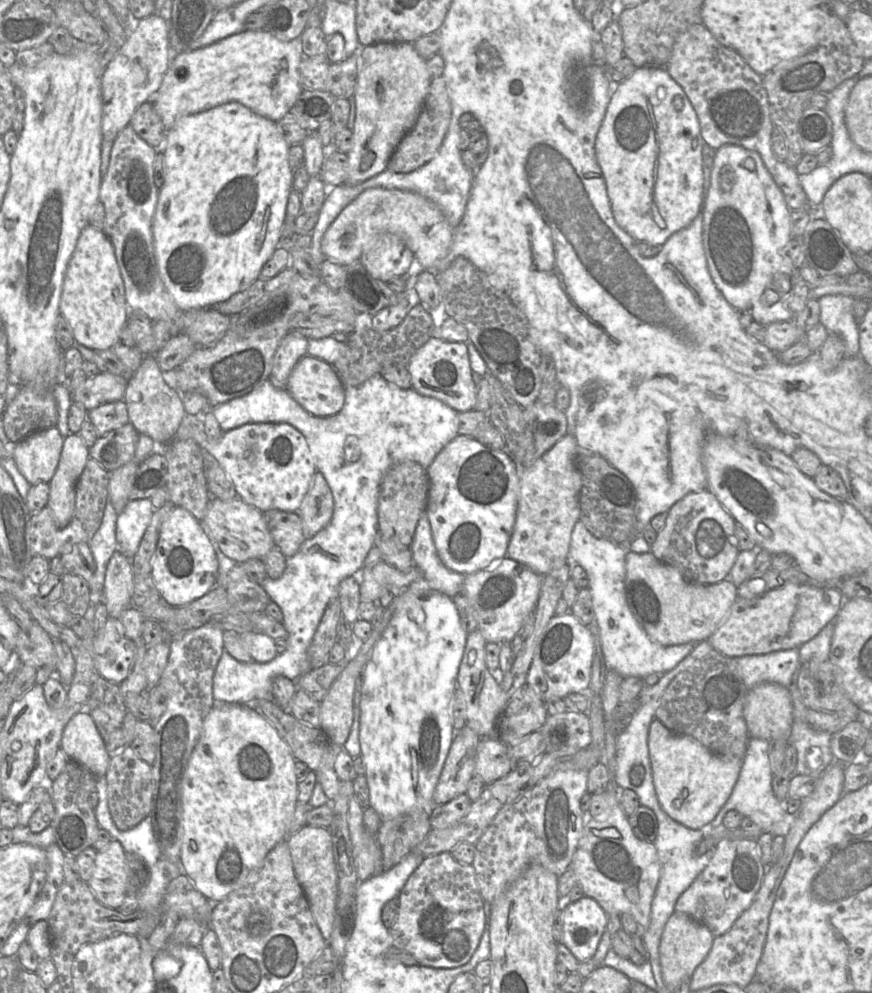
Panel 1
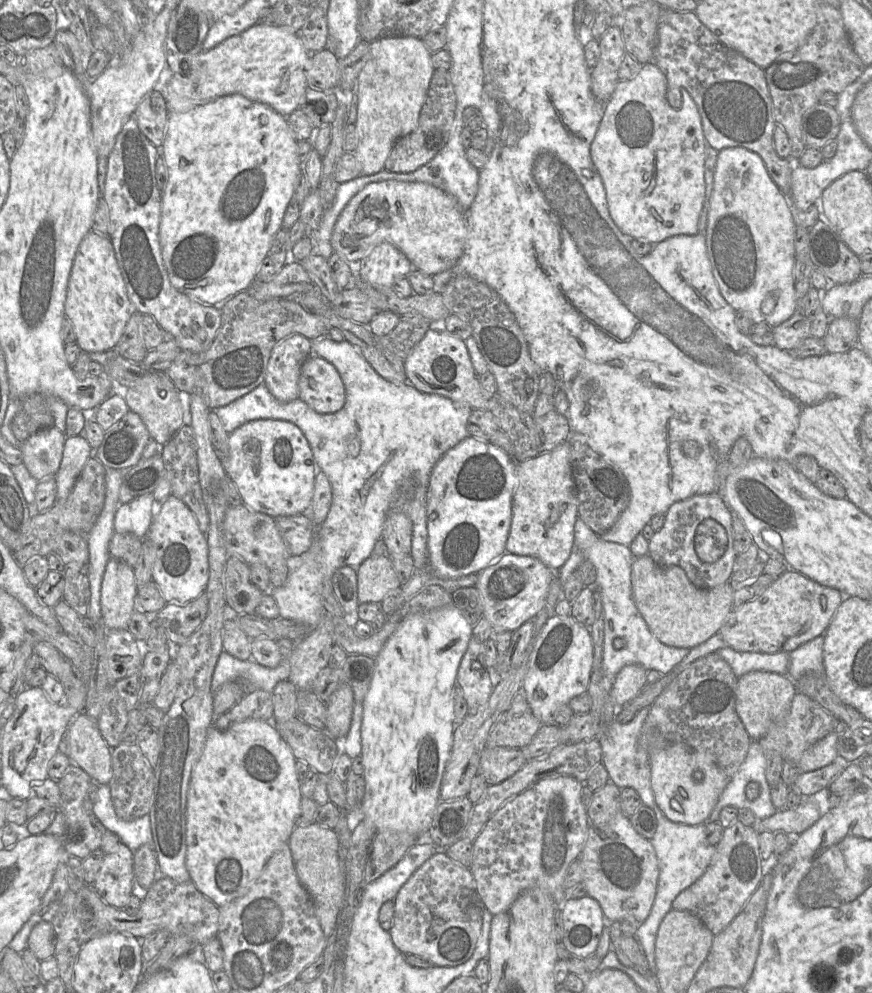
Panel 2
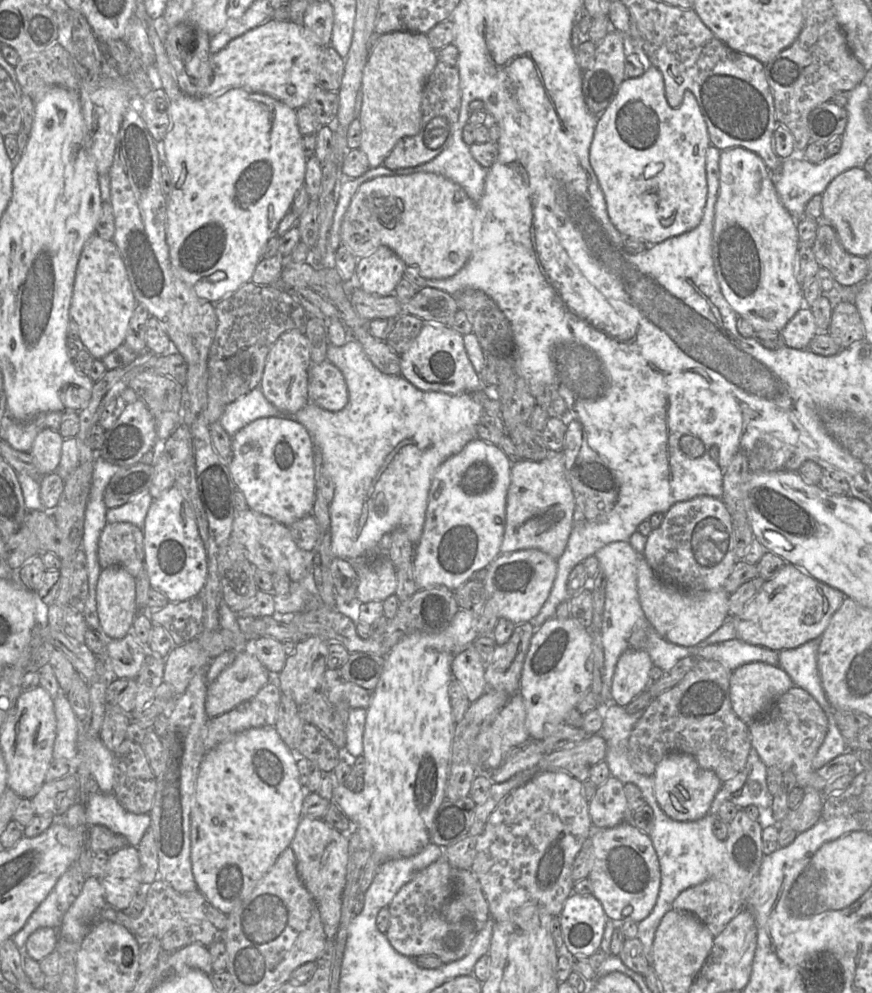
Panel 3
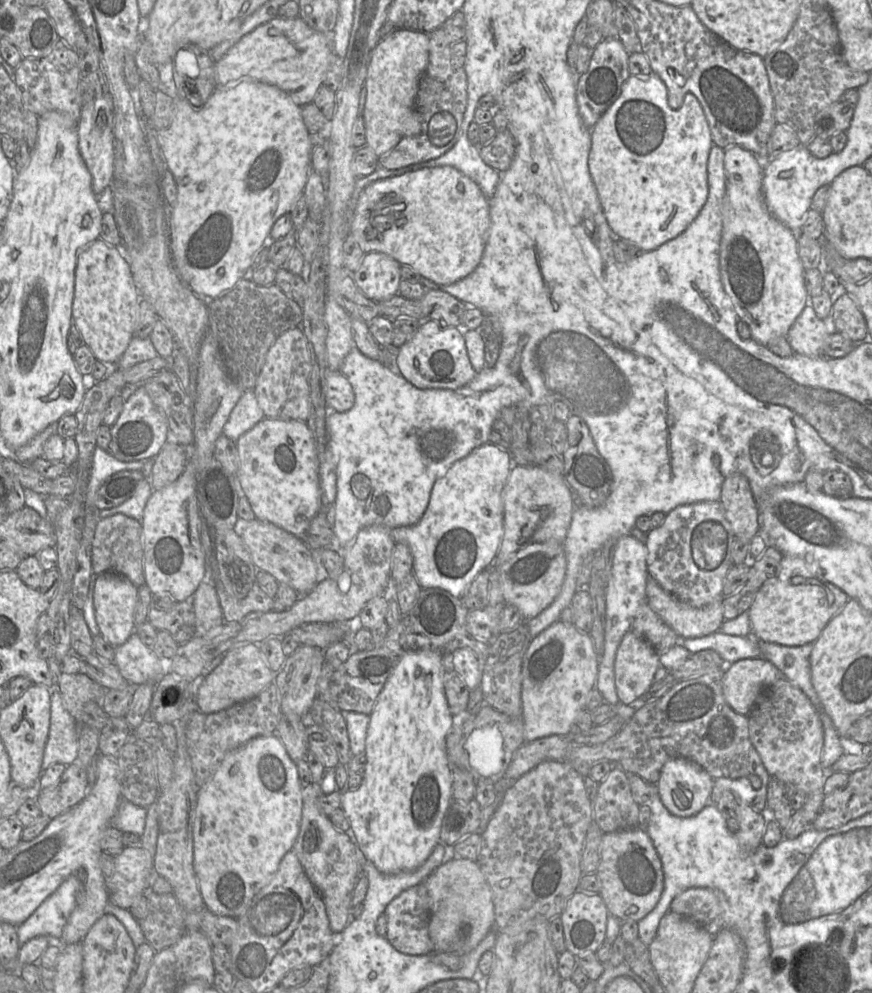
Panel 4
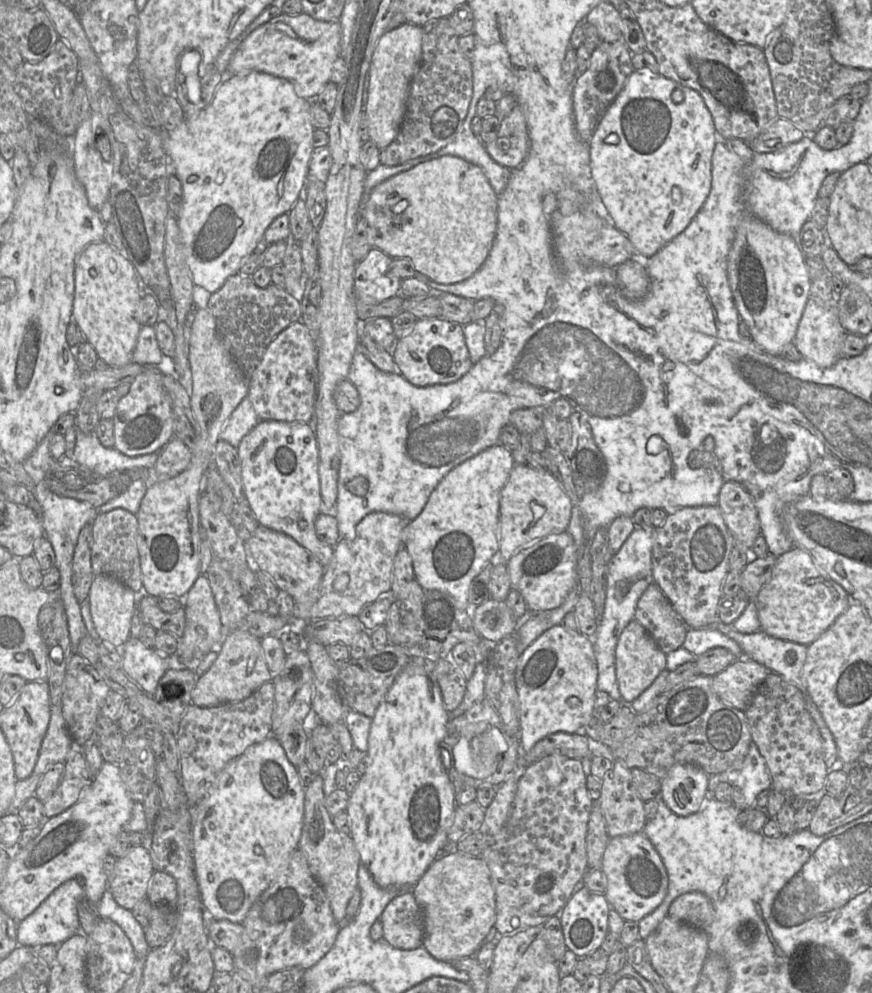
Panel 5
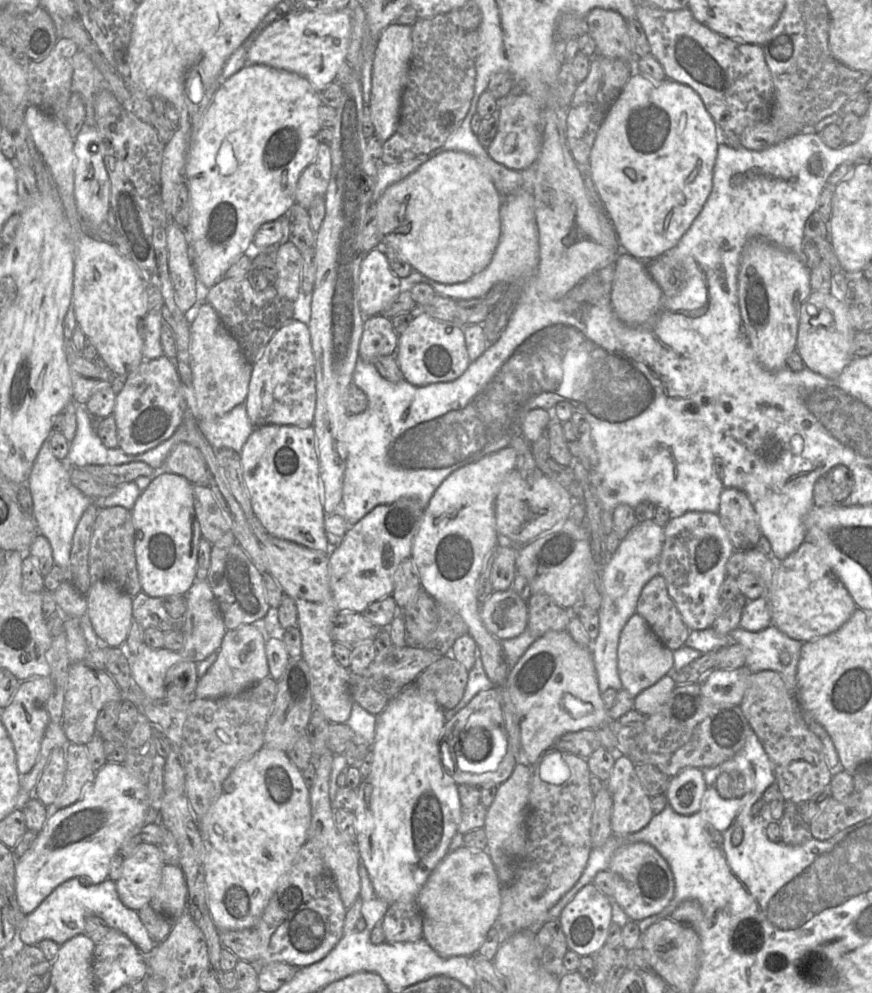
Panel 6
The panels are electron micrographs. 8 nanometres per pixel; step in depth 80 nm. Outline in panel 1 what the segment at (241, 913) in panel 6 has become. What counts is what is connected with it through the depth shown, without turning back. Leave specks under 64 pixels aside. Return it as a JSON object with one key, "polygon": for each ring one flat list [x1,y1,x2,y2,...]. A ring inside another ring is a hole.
{"polygon":[[216,703,203,721,202,734,197,742,182,779,182,825,183,838,180,851,182,872,190,879,195,888,212,903,223,900,230,892,238,888,248,874,259,868,267,854,288,836,288,826,297,805,298,779,295,774,295,761,291,749,279,735,271,722,254,706,248,704]]}

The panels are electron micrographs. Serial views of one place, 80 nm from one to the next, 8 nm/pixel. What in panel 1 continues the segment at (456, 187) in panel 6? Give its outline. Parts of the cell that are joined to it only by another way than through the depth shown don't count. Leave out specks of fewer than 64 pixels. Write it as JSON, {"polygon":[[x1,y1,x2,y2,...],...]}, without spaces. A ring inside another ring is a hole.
{"polygon":[[374,187,363,191,340,212,326,230,321,250,327,260,342,266,349,265,360,259,363,250,376,235,388,232,406,244,420,267,430,270,448,254,454,229,440,208,420,194]]}

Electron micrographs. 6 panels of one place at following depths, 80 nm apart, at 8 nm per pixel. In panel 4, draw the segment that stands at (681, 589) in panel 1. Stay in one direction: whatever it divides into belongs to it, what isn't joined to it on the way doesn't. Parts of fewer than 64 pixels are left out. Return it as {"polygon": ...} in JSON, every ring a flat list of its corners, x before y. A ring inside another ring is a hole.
{"polygon":[[649,576,646,599,650,608,682,639,698,638,720,630,724,622,722,600,703,607,682,603]]}

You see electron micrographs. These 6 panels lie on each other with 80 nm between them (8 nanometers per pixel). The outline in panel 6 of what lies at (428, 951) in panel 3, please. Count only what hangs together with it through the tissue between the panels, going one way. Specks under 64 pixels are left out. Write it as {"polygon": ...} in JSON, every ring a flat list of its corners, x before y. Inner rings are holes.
{"polygon":[[417,899,389,904,381,925,385,941,389,943,414,942,423,938,423,918]]}

